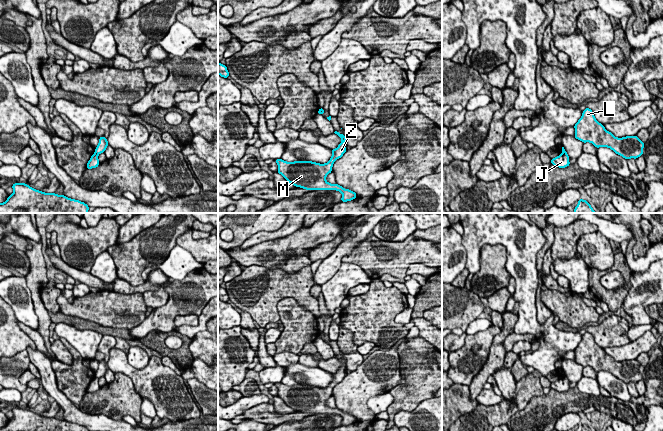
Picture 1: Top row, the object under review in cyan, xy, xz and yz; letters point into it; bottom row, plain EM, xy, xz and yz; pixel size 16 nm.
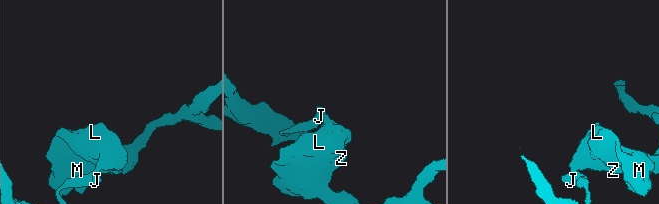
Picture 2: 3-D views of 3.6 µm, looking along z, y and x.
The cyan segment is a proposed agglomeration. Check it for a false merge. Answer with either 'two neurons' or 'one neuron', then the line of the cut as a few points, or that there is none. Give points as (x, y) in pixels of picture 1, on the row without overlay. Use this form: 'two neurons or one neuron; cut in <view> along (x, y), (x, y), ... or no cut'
two neurons; cut in xy along (95, 376), (98, 378)

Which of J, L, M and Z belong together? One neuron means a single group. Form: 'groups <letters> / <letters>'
groups J / L M Z

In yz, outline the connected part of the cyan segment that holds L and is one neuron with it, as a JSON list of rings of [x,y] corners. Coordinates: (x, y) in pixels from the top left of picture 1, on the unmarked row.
[[[587,331],[573,351],[576,363],[583,367],[590,366],[596,372],[608,371],[626,384],[637,383],[643,378],[644,366],[638,360],[615,361],[596,344],[592,334]]]

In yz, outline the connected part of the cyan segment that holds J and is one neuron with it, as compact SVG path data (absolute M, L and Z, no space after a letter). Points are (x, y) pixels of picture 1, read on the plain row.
M561 377L559 380L551 383L551 388L559 392L565 392L570 389L569 382L567 377Z

